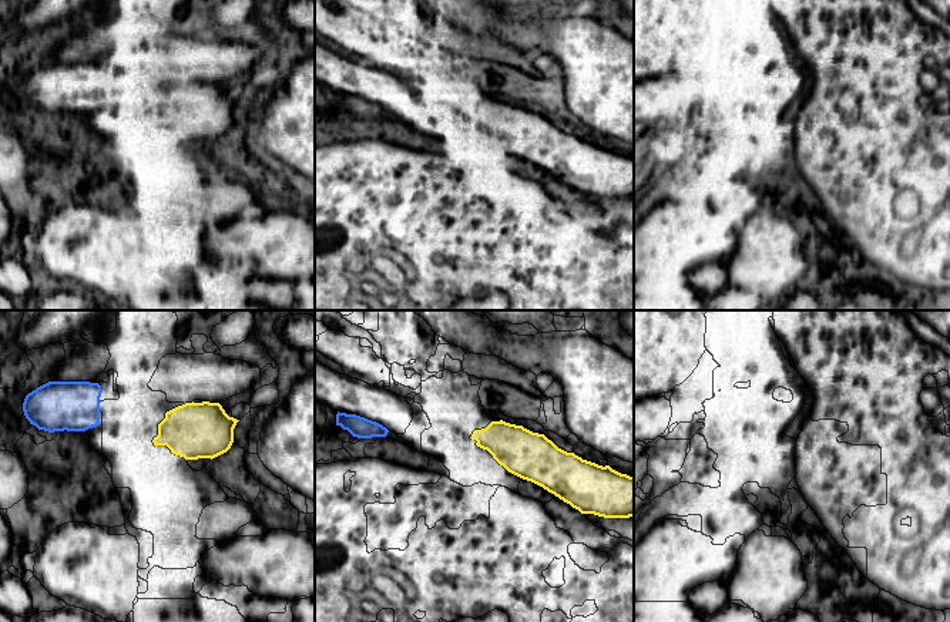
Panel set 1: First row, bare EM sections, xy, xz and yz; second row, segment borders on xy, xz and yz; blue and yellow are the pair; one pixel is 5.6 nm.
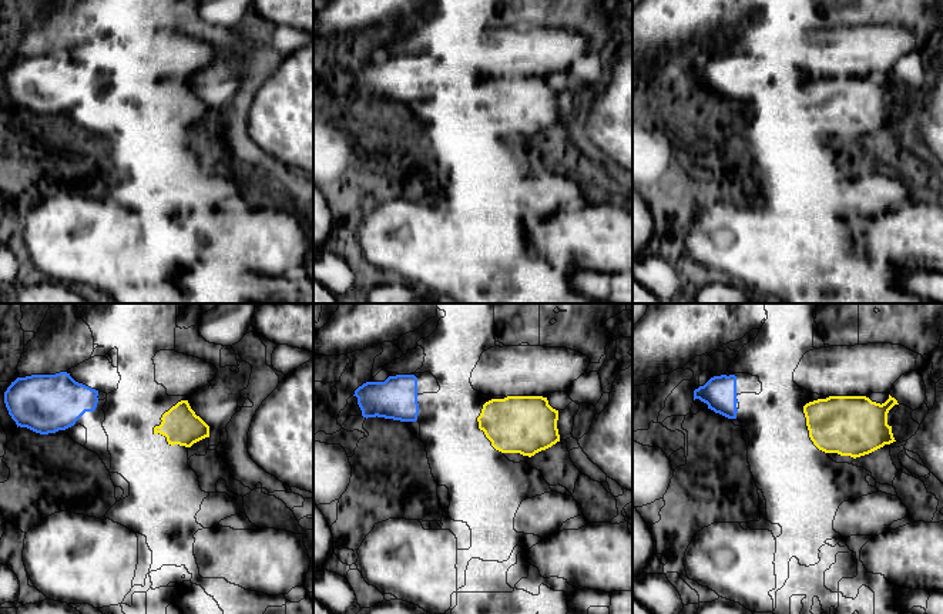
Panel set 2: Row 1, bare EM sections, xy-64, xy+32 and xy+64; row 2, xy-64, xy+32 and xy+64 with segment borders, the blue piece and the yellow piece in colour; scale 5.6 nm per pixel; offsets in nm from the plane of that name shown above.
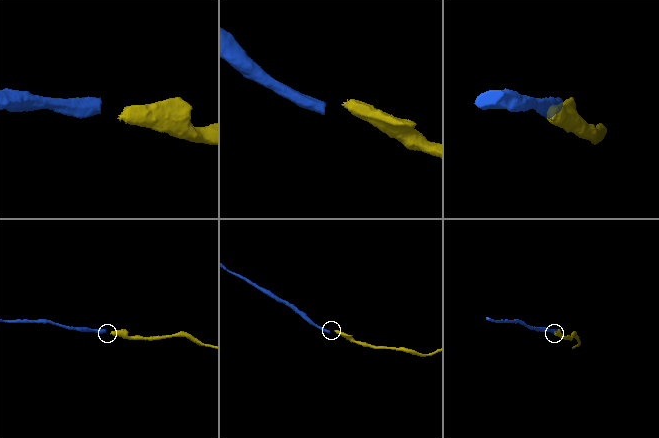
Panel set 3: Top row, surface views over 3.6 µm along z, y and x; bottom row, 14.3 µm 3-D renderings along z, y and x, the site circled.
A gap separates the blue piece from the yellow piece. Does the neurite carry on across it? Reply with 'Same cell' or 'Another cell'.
Another cell

